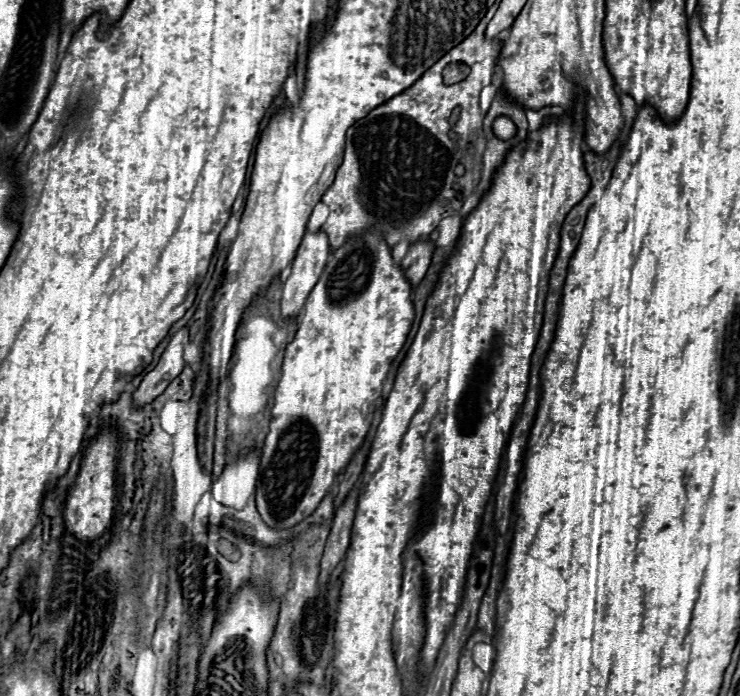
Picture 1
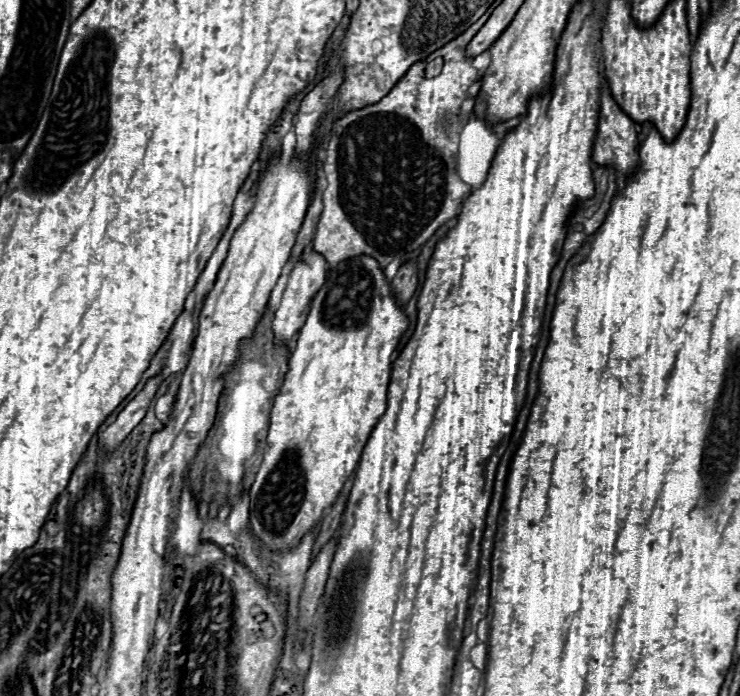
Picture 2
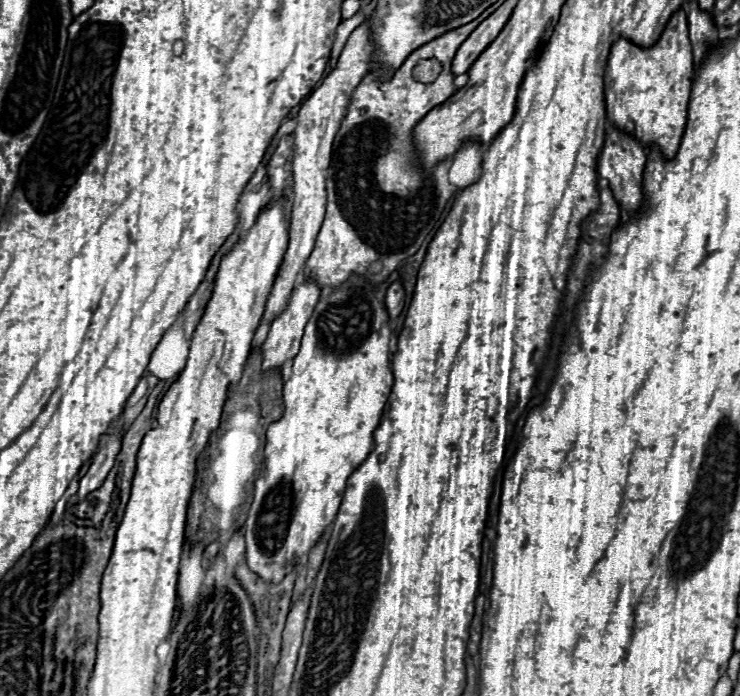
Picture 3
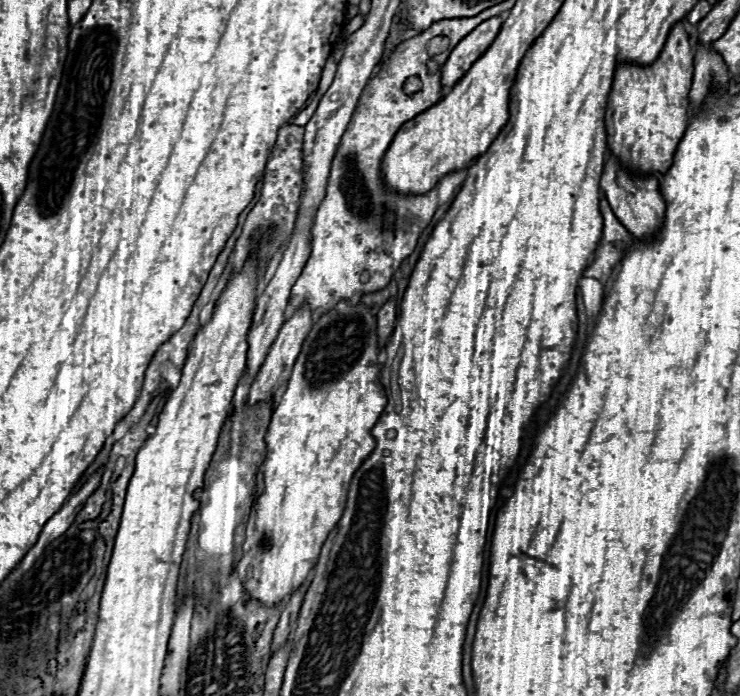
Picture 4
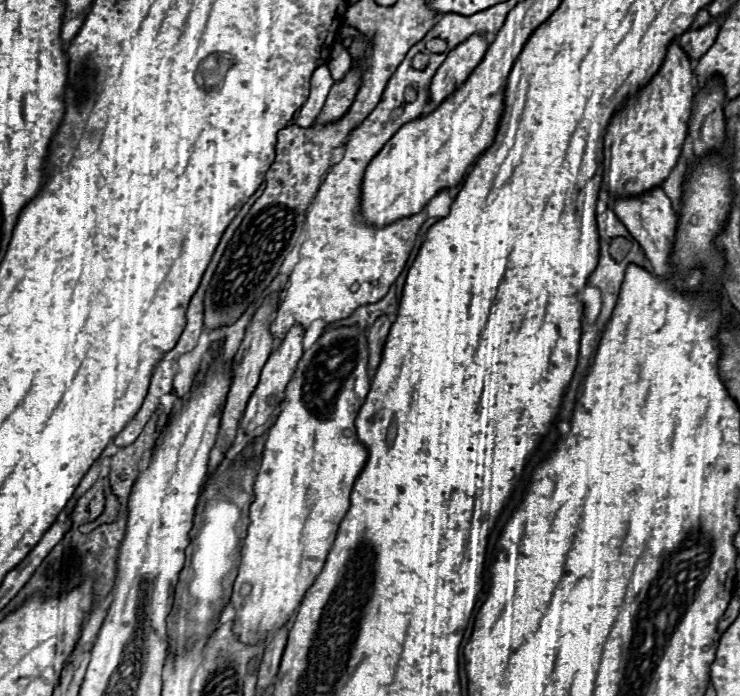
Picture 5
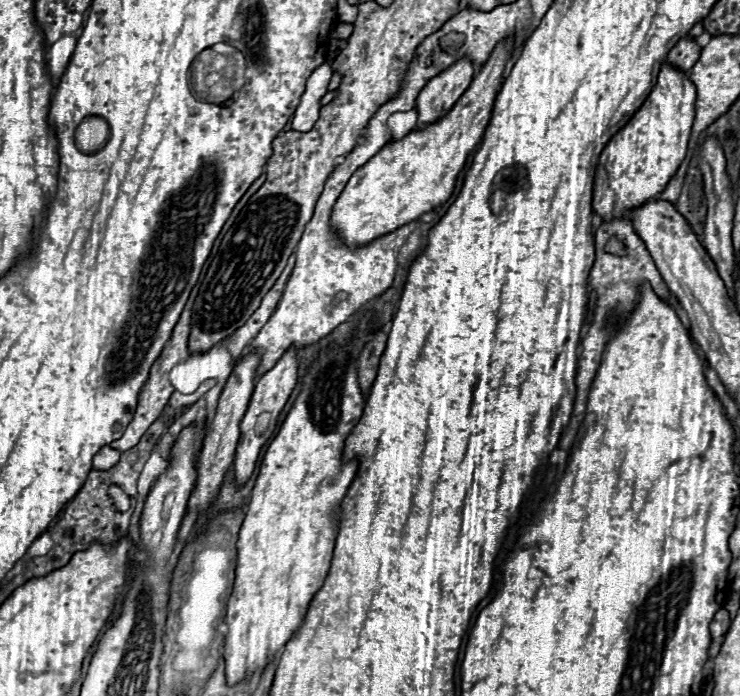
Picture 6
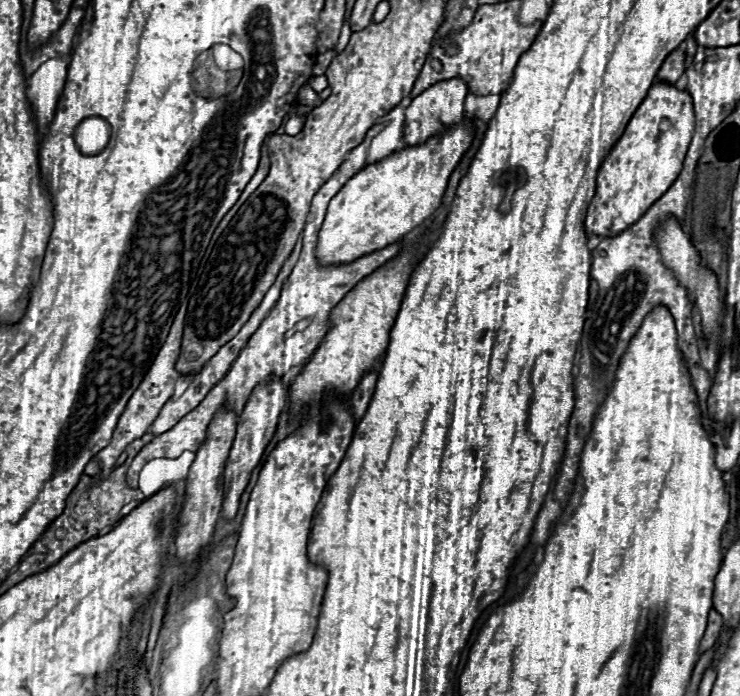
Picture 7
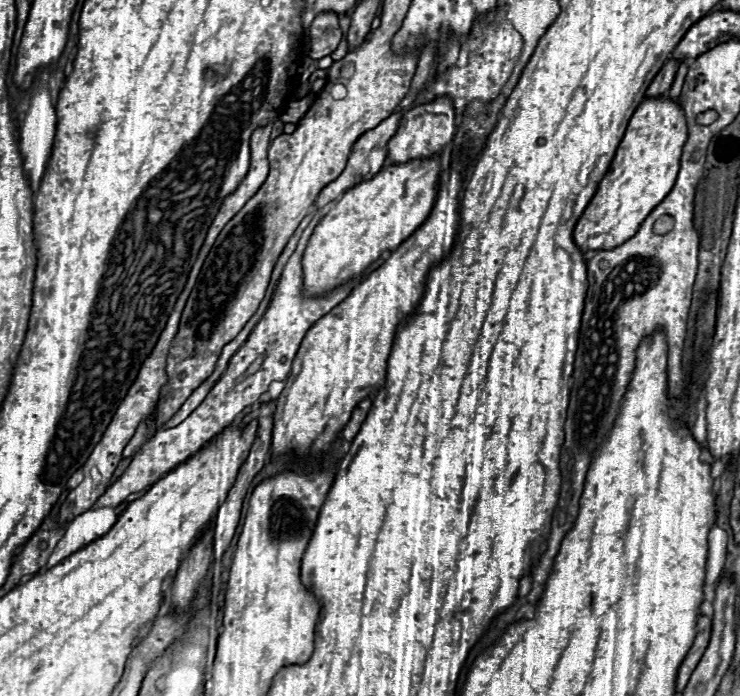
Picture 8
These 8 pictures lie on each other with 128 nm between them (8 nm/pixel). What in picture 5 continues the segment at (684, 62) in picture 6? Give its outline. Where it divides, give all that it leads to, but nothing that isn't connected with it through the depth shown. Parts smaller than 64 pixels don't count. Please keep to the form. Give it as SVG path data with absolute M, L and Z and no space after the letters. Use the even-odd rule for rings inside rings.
M712 18L702 28L684 32L680 36L680 46L684 48L684 52L690 58L700 58L714 44L714 40L718 36L718 30L720 30L720 24L722 24L722 18Z

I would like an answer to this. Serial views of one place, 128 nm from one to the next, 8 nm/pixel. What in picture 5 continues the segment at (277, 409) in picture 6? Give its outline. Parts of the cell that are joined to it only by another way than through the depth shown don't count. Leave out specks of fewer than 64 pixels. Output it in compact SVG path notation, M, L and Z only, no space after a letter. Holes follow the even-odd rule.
M294 324L294 326L286 332L286 336L284 336L284 340L280 342L280 346L276 348L276 352L274 352L274 354L268 358L268 362L264 364L262 374L260 374L260 382L258 382L256 390L252 392L252 396L250 396L250 400L248 400L244 418L242 418L242 422L240 422L242 430L244 430L248 436L252 436L252 432L254 432L258 426L262 426L262 424L268 420L268 416L272 414L272 410L284 400L284 390L286 390L286 386L288 386L288 380L292 378L292 372L294 372L294 368L296 368L296 364L298 364L298 360L300 360L300 356L302 356L302 352L304 352L304 348L302 348L302 338L304 338L304 326L302 326L302 324Z

